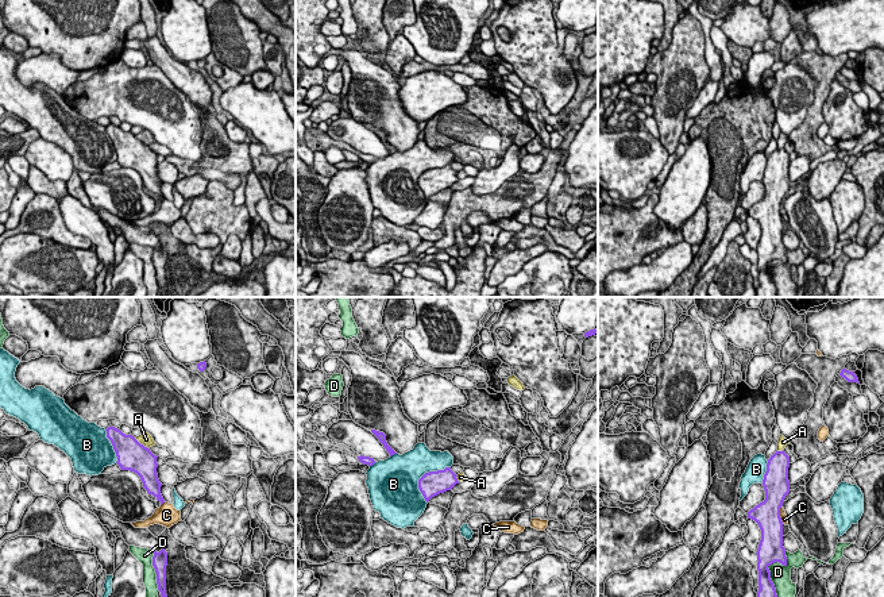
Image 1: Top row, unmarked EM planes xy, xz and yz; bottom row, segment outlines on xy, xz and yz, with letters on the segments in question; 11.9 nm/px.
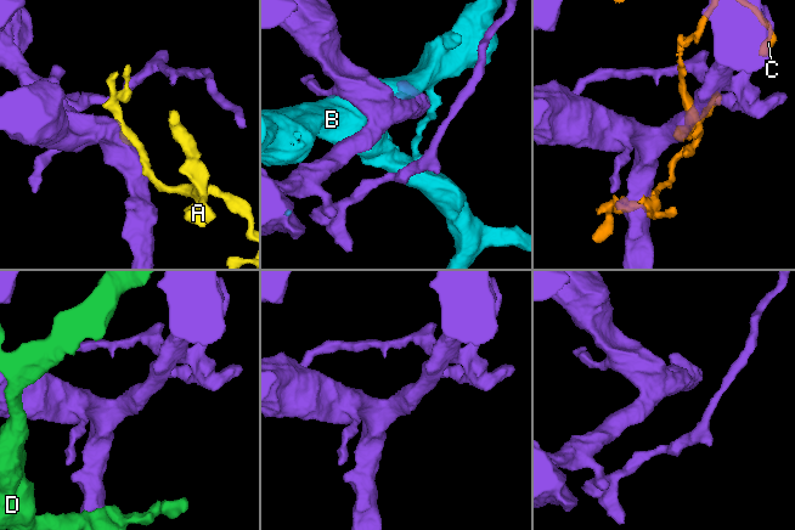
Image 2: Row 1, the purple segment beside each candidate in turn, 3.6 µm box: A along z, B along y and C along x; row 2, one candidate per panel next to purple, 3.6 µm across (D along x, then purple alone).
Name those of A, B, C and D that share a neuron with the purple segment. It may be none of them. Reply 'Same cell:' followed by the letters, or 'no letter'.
Same cell: no letter

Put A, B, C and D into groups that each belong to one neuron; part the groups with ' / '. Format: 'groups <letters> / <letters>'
groups A / B / C / D

